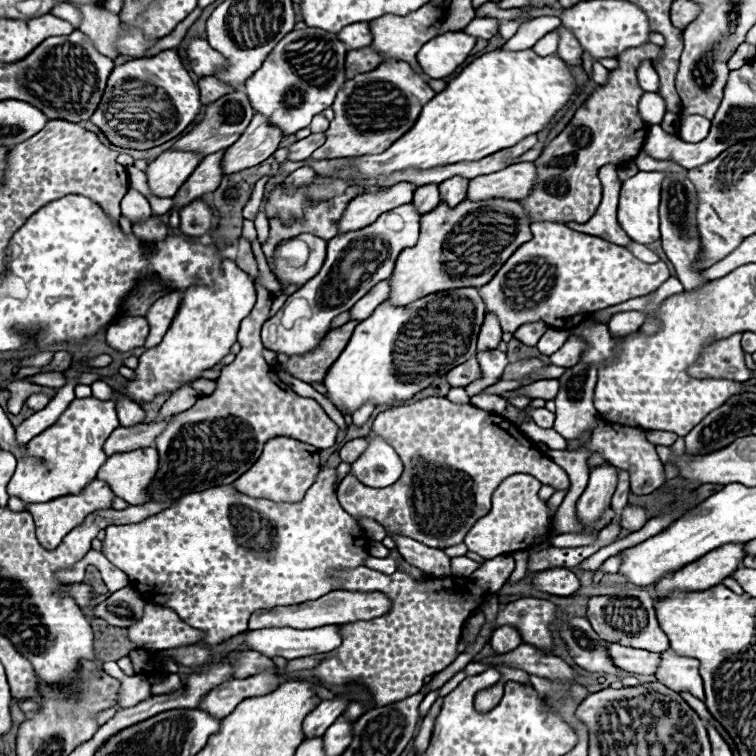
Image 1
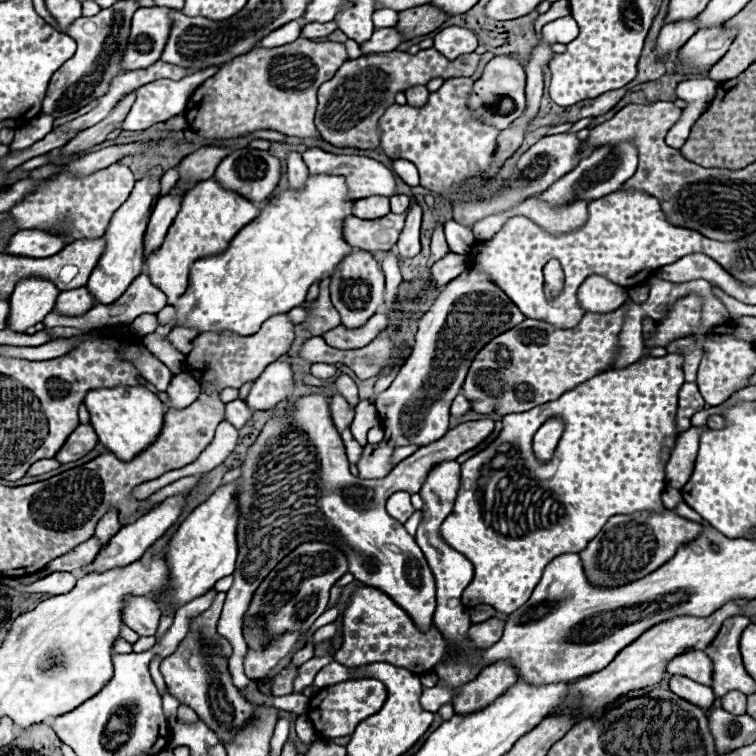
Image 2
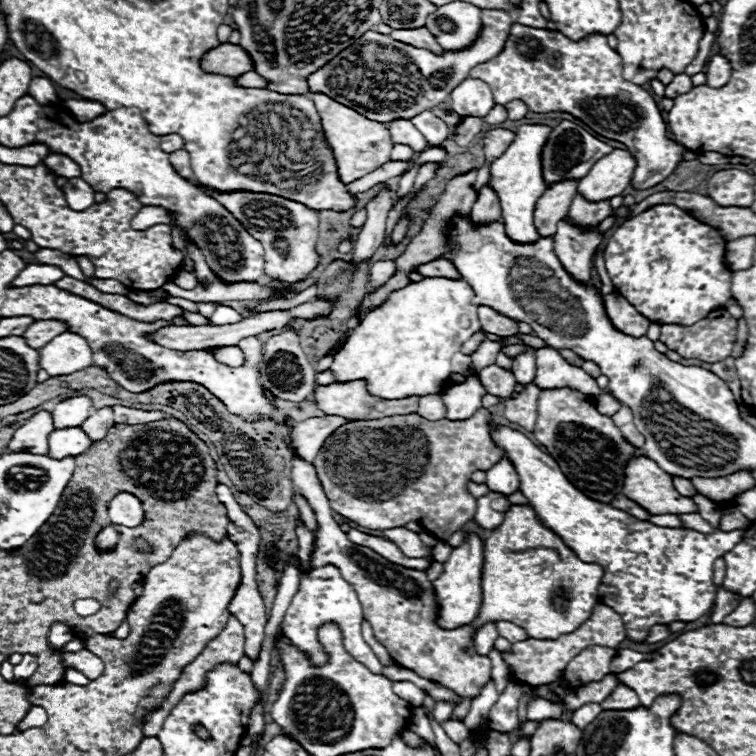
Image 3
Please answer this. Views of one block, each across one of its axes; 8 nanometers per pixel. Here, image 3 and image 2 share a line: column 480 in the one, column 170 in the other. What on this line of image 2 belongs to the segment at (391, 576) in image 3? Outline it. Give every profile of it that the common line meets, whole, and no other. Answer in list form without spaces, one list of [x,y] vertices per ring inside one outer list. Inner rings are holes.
[[[218,592],[212,606],[192,620],[190,632],[180,642],[176,652],[160,662],[160,672],[170,692],[182,704],[190,706],[200,716],[200,720],[204,720],[208,728],[216,732],[220,742],[232,740],[232,736],[236,736],[236,730],[244,728],[244,724],[252,720],[252,712],[254,712],[254,706],[244,696],[240,696],[240,692],[234,688],[228,672],[228,660],[218,654],[220,648],[218,648],[216,622],[220,618],[224,600],[226,600],[226,594]]]

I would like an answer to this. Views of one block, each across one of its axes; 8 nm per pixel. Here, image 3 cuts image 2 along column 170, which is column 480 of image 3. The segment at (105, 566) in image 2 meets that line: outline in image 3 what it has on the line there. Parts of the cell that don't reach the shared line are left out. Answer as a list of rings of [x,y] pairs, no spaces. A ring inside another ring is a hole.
[[[488,492],[486,496],[480,496],[478,498],[478,508],[476,508],[476,514],[474,514],[474,520],[486,528],[486,530],[492,530],[496,526],[502,524],[504,520],[504,512],[496,512],[492,508],[492,502],[498,500],[498,498],[504,498],[504,496],[498,496],[498,492]]]

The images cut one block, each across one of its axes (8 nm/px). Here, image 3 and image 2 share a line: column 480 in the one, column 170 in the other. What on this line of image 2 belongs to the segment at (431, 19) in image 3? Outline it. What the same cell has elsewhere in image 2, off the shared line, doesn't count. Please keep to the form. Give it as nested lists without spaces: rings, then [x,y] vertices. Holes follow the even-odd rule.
[[[139,8],[132,17],[122,68],[146,68],[160,60],[172,27],[169,8]]]

